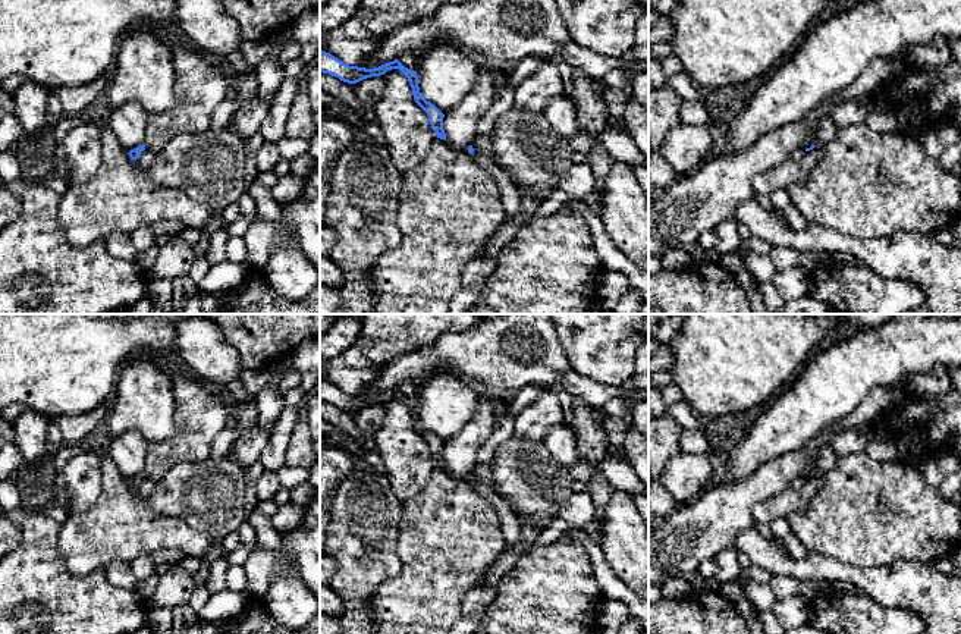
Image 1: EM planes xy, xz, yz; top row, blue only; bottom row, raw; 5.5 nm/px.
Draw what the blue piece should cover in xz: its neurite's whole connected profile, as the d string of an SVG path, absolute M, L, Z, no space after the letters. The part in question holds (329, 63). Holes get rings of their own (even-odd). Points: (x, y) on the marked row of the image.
M320 50L320 72L336 76L348 84L357 84L371 76L380 76L392 69L399 69L408 78L415 103L427 113L431 129L437 134L437 138L446 141L446 134L443 129L445 114L421 95L417 72L405 68L398 59L374 69L349 66L330 53Z

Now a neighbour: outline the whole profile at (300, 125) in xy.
M301 85L289 110L285 136L310 141L318 132L310 107L307 85Z

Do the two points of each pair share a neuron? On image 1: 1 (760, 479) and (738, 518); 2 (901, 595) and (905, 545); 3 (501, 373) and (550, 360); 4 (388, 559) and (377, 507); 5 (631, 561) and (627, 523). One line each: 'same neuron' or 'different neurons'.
1: same neuron
2: different neurons
3: same neuron
4: same neuron
5: same neuron

